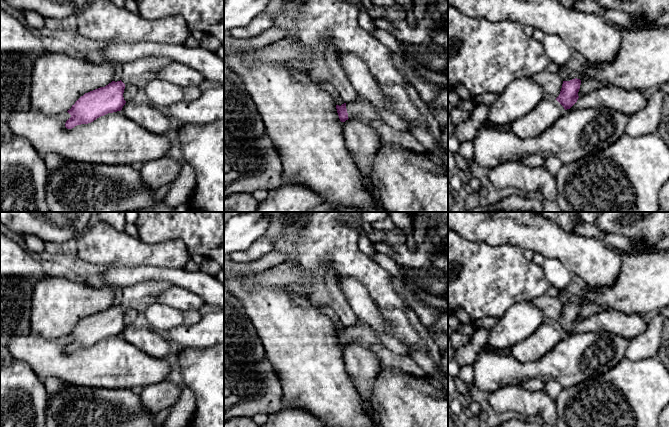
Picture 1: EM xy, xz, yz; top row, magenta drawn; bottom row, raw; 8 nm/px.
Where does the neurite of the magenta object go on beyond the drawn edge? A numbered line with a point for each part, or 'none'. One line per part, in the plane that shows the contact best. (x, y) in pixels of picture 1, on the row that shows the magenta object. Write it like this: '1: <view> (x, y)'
1: xz (361, 108)

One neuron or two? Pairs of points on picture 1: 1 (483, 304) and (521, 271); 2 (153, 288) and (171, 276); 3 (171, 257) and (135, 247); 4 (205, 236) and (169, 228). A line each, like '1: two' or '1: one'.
1: one
2: two
3: one
4: one

